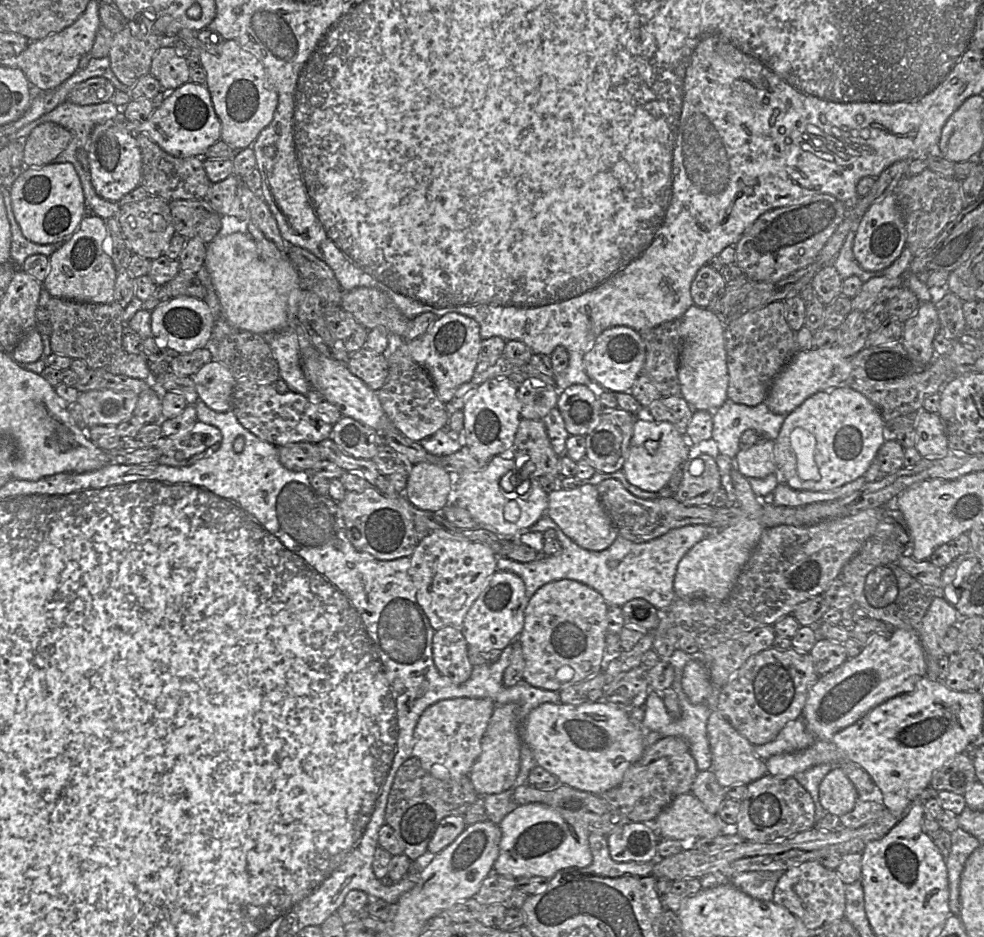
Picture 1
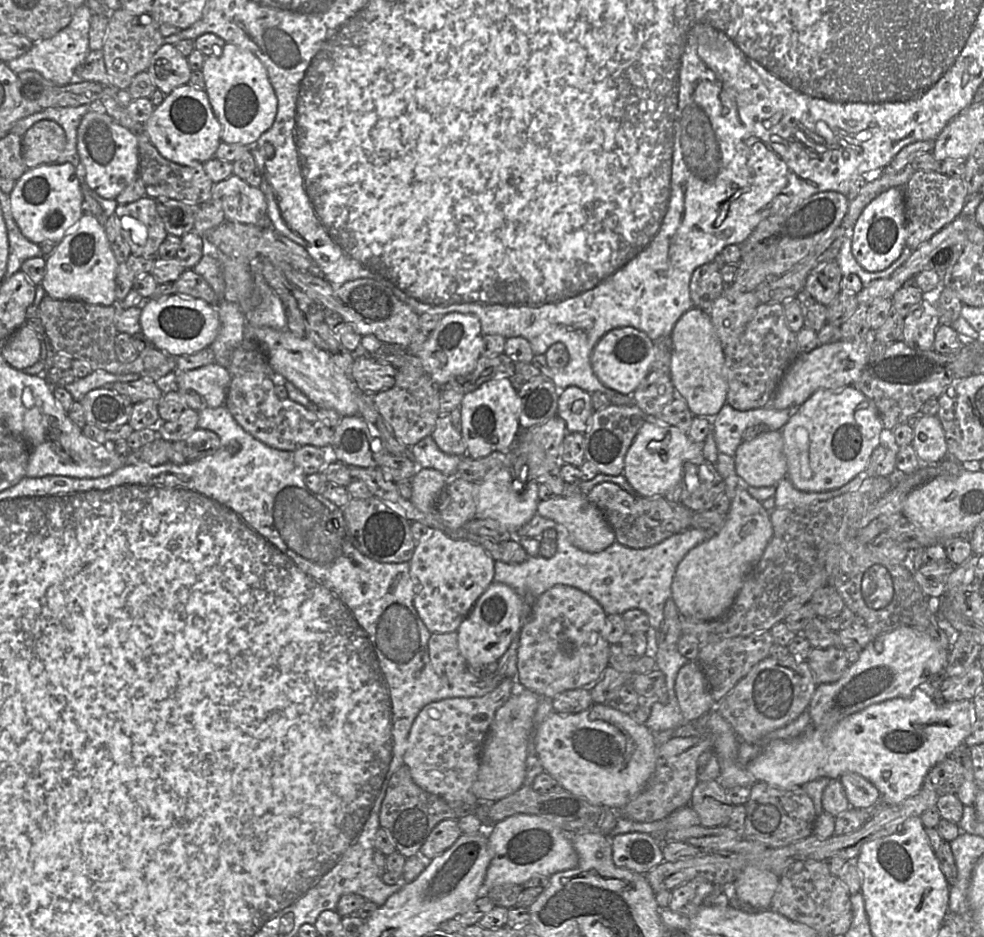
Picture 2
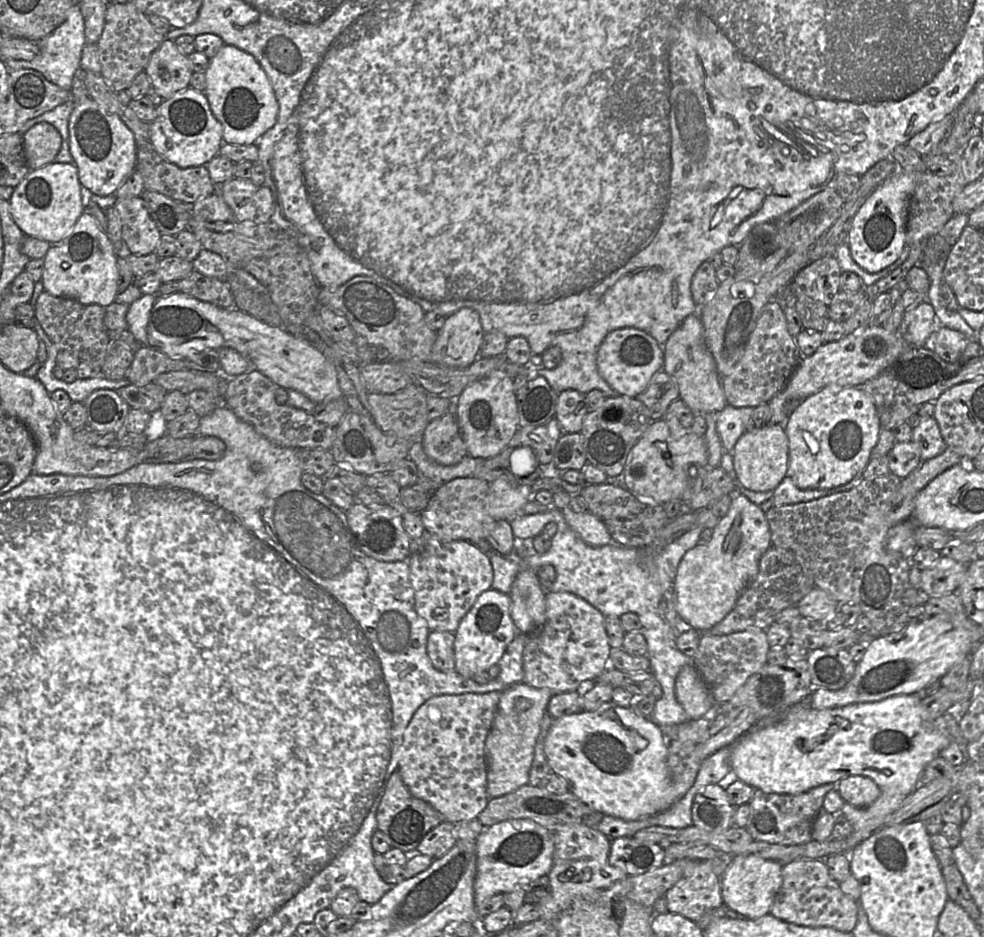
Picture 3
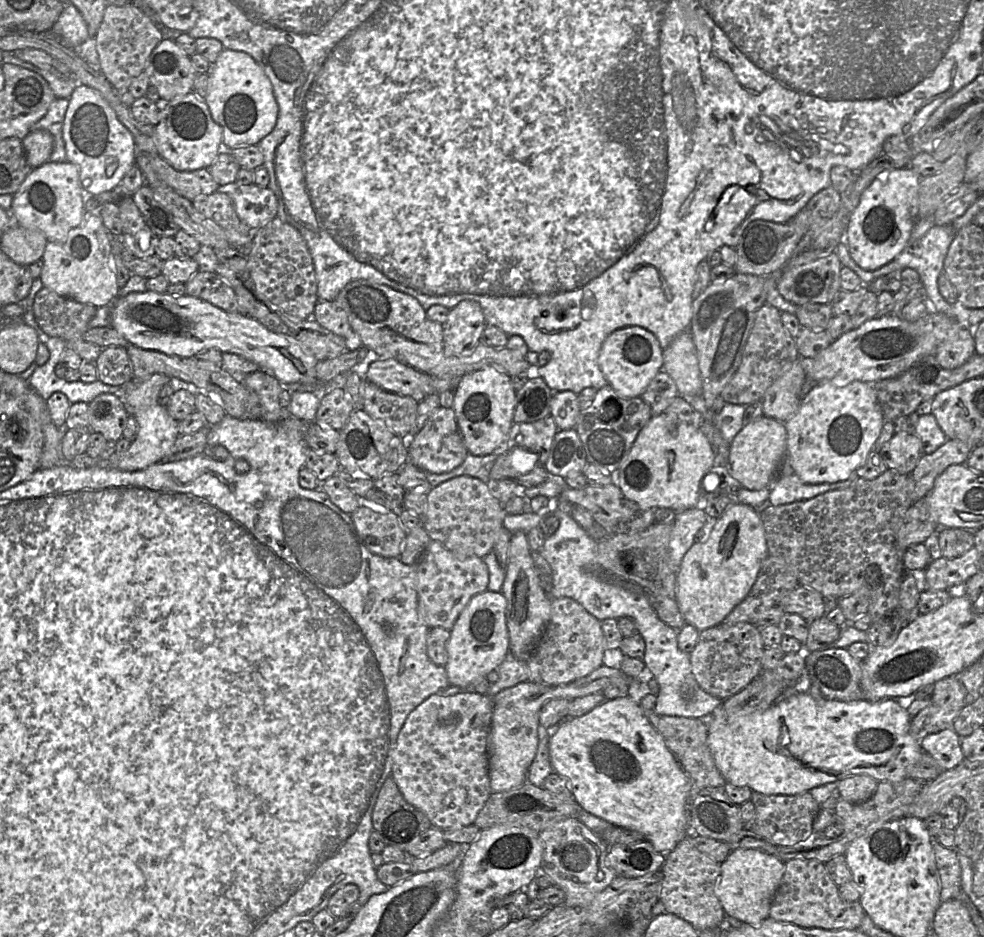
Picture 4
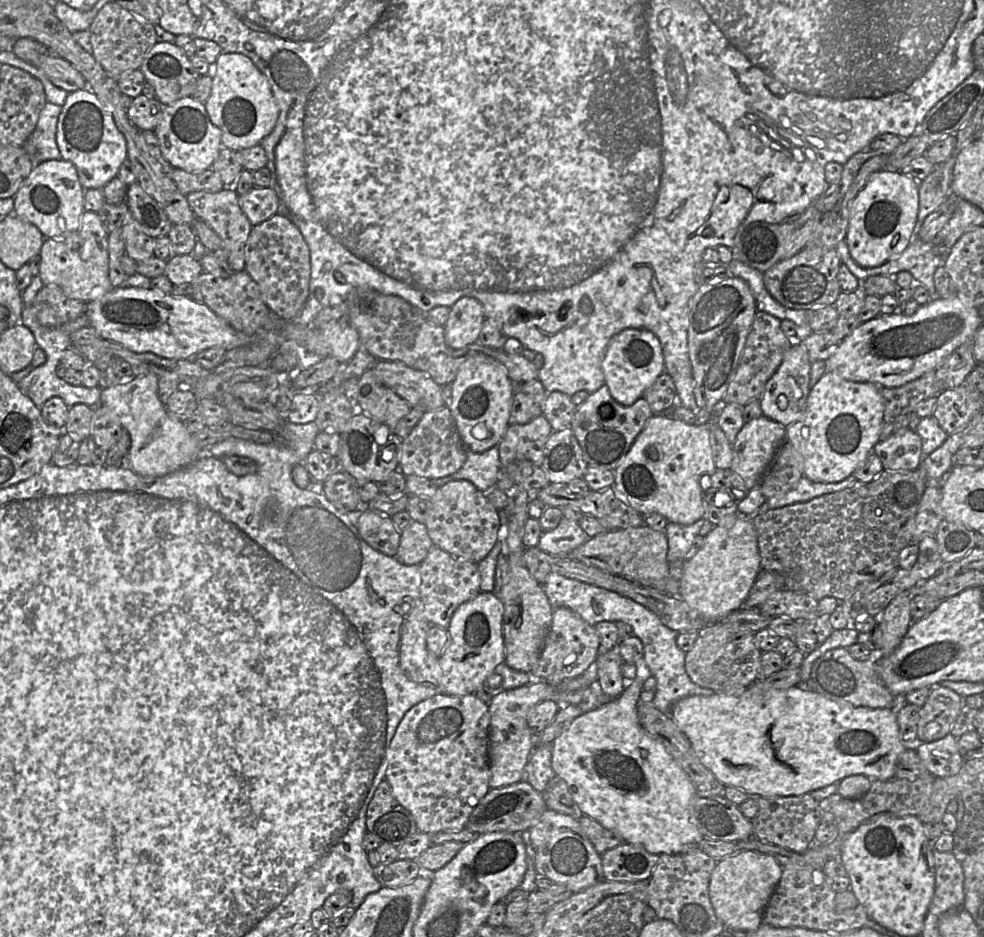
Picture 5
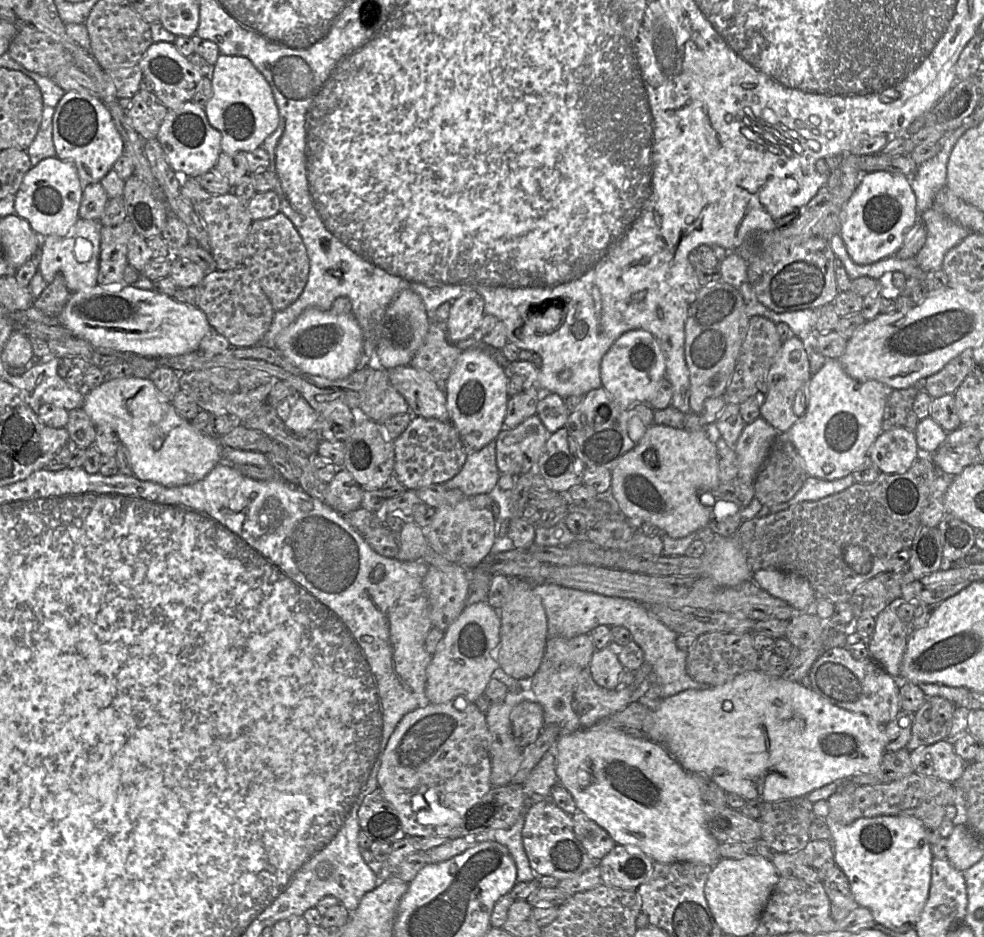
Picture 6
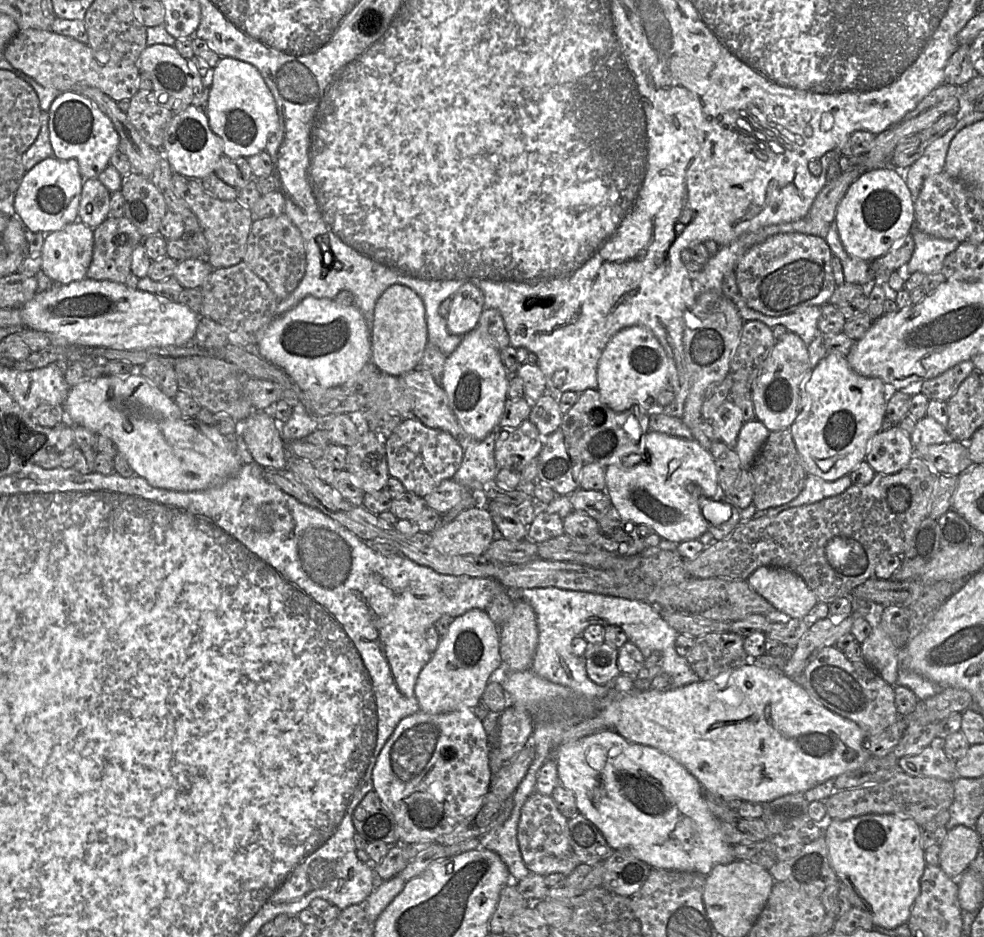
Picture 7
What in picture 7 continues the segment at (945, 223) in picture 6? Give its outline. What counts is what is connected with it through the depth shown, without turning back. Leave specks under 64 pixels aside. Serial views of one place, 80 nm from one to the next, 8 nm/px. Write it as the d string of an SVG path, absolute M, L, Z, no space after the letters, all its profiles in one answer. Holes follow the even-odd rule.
M916 227L910 231L915 248L911 259L900 267L903 273L922 272L925 275L942 272L944 260L960 242L956 239L944 239L930 236Z

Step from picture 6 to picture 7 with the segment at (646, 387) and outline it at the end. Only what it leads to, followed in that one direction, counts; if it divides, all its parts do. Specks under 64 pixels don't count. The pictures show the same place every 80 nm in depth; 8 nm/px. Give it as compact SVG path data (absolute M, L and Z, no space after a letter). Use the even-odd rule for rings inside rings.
M641 325L629 326L615 333L607 343L598 363L597 380L597 390L602 401L616 412L629 410L633 406L639 406L649 414L662 411L657 405L657 397L668 385L668 359L662 345L650 329Z

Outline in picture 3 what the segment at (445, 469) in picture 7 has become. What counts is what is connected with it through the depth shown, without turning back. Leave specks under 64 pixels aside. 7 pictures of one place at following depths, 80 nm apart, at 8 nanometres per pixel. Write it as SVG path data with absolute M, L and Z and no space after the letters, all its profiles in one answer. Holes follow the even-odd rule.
M449 412L428 423L421 443L425 454L442 466L455 465L468 455L457 418Z

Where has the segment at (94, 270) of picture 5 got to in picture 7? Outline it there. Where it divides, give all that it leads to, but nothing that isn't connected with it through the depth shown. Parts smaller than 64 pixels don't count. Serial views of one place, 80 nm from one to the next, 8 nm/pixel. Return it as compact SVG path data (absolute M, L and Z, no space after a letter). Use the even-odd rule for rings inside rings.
M76 221L46 236L41 269L55 283L79 281L86 278L92 252L93 229Z

